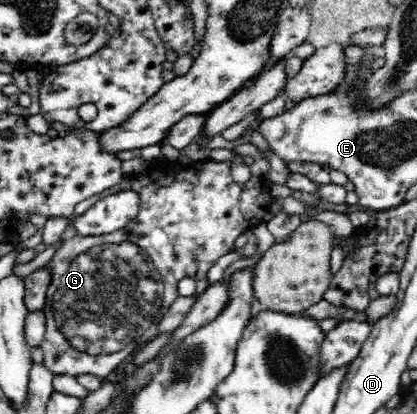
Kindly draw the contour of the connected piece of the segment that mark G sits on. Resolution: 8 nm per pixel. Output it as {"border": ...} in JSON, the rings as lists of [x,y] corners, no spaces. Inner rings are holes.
{"border":[[[236,154],[233,160],[228,161],[215,162],[211,159],[194,161],[188,171],[184,171],[184,167],[182,169],[166,167],[164,159],[162,161],[150,161],[152,169],[158,169],[158,171],[144,171],[144,173],[138,173],[138,175],[132,175],[132,177],[124,177],[117,186],[105,189],[102,193],[99,193],[98,197],[85,199],[76,205],[60,241],[58,241],[61,245],[46,265],[50,266],[52,279],[47,289],[46,301],[42,309],[46,316],[46,331],[40,346],[43,349],[43,363],[54,375],[66,375],[66,379],[86,379],[86,375],[96,375],[98,379],[106,381],[106,377],[114,375],[114,371],[118,371],[118,367],[122,367],[122,363],[126,363],[126,359],[130,359],[130,355],[134,355],[134,351],[138,351],[138,347],[142,347],[143,343],[150,343],[159,334],[162,335],[160,328],[161,319],[166,315],[166,310],[178,299],[178,281],[184,279],[184,277],[190,277],[194,281],[202,281],[202,279],[206,278],[208,269],[216,263],[217,259],[220,259],[226,253],[232,252],[235,241],[240,235],[250,232],[250,229],[263,221],[263,217],[274,206],[274,201],[269,194],[270,185],[265,179],[255,176],[251,176],[245,183],[234,181],[230,174],[234,165],[232,163],[239,158],[240,155]],[[126,190],[135,191],[140,196],[140,211],[134,219],[131,219],[122,229],[117,229],[112,233],[97,236],[84,236],[78,233],[78,230],[74,227],[74,216],[82,215],[82,213],[88,211],[88,208],[98,199]]]}

